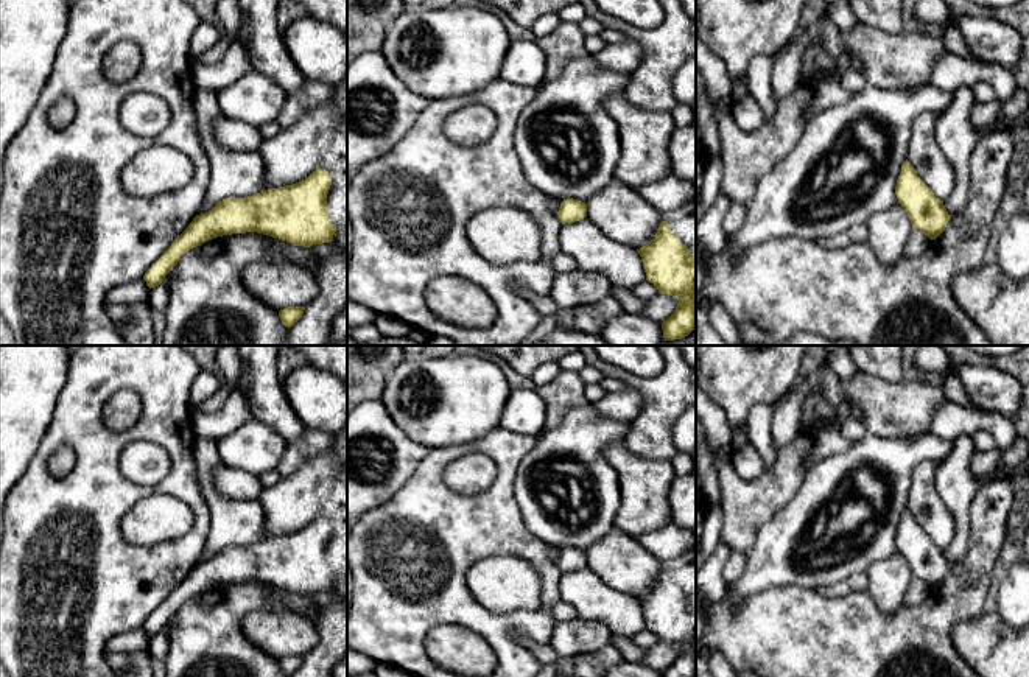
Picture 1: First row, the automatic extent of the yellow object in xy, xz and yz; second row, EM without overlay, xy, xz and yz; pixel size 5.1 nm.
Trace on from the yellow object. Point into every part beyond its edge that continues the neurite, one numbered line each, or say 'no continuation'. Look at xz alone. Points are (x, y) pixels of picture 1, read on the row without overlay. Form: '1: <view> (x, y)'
no continuation

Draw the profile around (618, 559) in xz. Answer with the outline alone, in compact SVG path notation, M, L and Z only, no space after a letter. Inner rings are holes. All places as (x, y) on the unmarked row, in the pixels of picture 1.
M616 528L587 549L587 567L610 588L635 599L654 587L663 570L635 537Z

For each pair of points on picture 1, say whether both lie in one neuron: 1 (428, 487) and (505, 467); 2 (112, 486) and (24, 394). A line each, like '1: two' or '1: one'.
1: one
2: two

